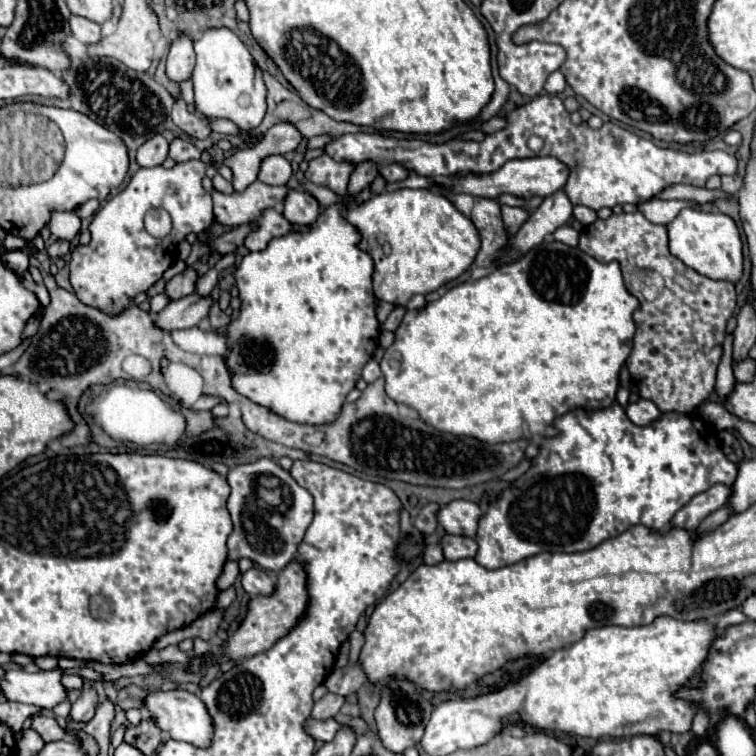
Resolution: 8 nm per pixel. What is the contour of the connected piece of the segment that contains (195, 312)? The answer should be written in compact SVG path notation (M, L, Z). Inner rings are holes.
M190 295L178 301L170 301L156 317L154 325L162 331L176 331L176 329L190 329L198 325L200 319L208 317L208 309L212 305L210 297Z

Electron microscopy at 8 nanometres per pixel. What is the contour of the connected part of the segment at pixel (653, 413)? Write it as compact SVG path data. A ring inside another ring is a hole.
M640 399L636 403L630 403L626 407L626 413L636 425L648 425L648 423L652 423L654 419L658 419L662 415L658 411L658 407L652 401L648 401L648 399Z

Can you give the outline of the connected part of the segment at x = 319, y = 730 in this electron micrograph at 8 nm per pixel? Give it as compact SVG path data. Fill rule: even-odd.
M308 717L308 721L306 721L306 733L310 733L310 737L316 739L316 741L332 741L340 727L342 725L336 723L334 719L314 721L314 717Z

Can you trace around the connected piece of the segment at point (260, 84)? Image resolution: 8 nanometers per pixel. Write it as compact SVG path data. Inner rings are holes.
M210 27L194 41L194 49L196 67L192 81L198 111L212 119L230 119L242 131L256 129L266 113L266 87L246 45L228 27Z

